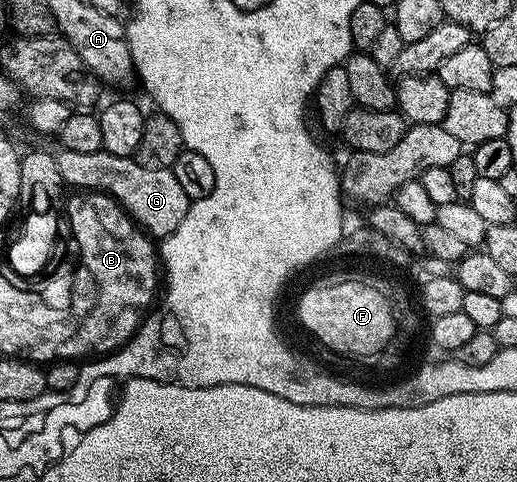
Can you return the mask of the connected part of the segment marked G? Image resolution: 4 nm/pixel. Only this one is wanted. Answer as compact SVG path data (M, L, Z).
M59 148L54 153L56 167L67 186L75 185L78 191L108 193L151 238L165 239L180 227L184 215L188 215L191 202L180 188L173 168L153 169L144 167L133 157L121 157L108 152L85 153Z

